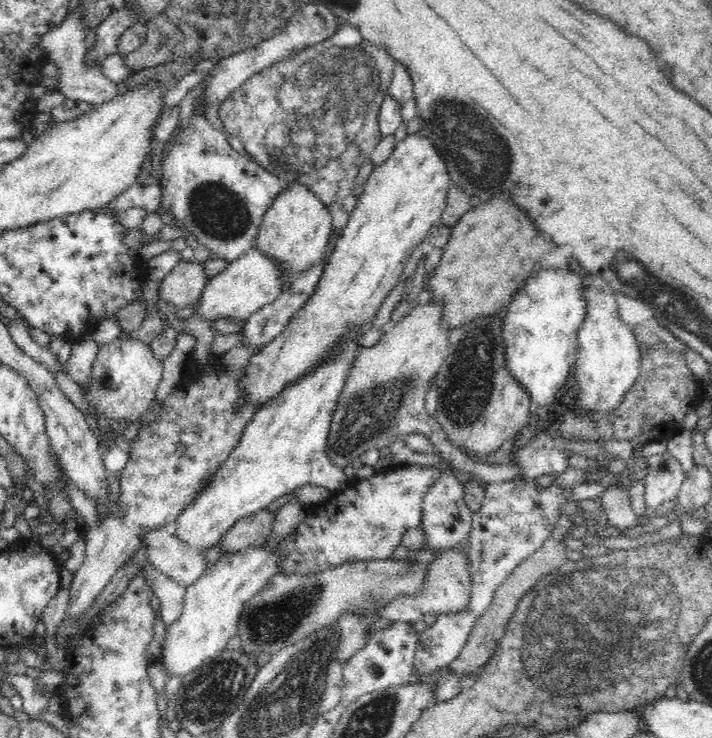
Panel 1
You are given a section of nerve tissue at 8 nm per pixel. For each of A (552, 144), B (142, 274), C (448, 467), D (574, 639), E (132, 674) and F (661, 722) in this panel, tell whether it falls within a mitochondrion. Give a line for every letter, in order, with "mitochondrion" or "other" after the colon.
A: other
B: other
C: other
D: mitochondrion
E: other
F: other

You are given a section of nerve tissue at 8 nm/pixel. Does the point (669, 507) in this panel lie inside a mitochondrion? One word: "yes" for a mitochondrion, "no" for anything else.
no

